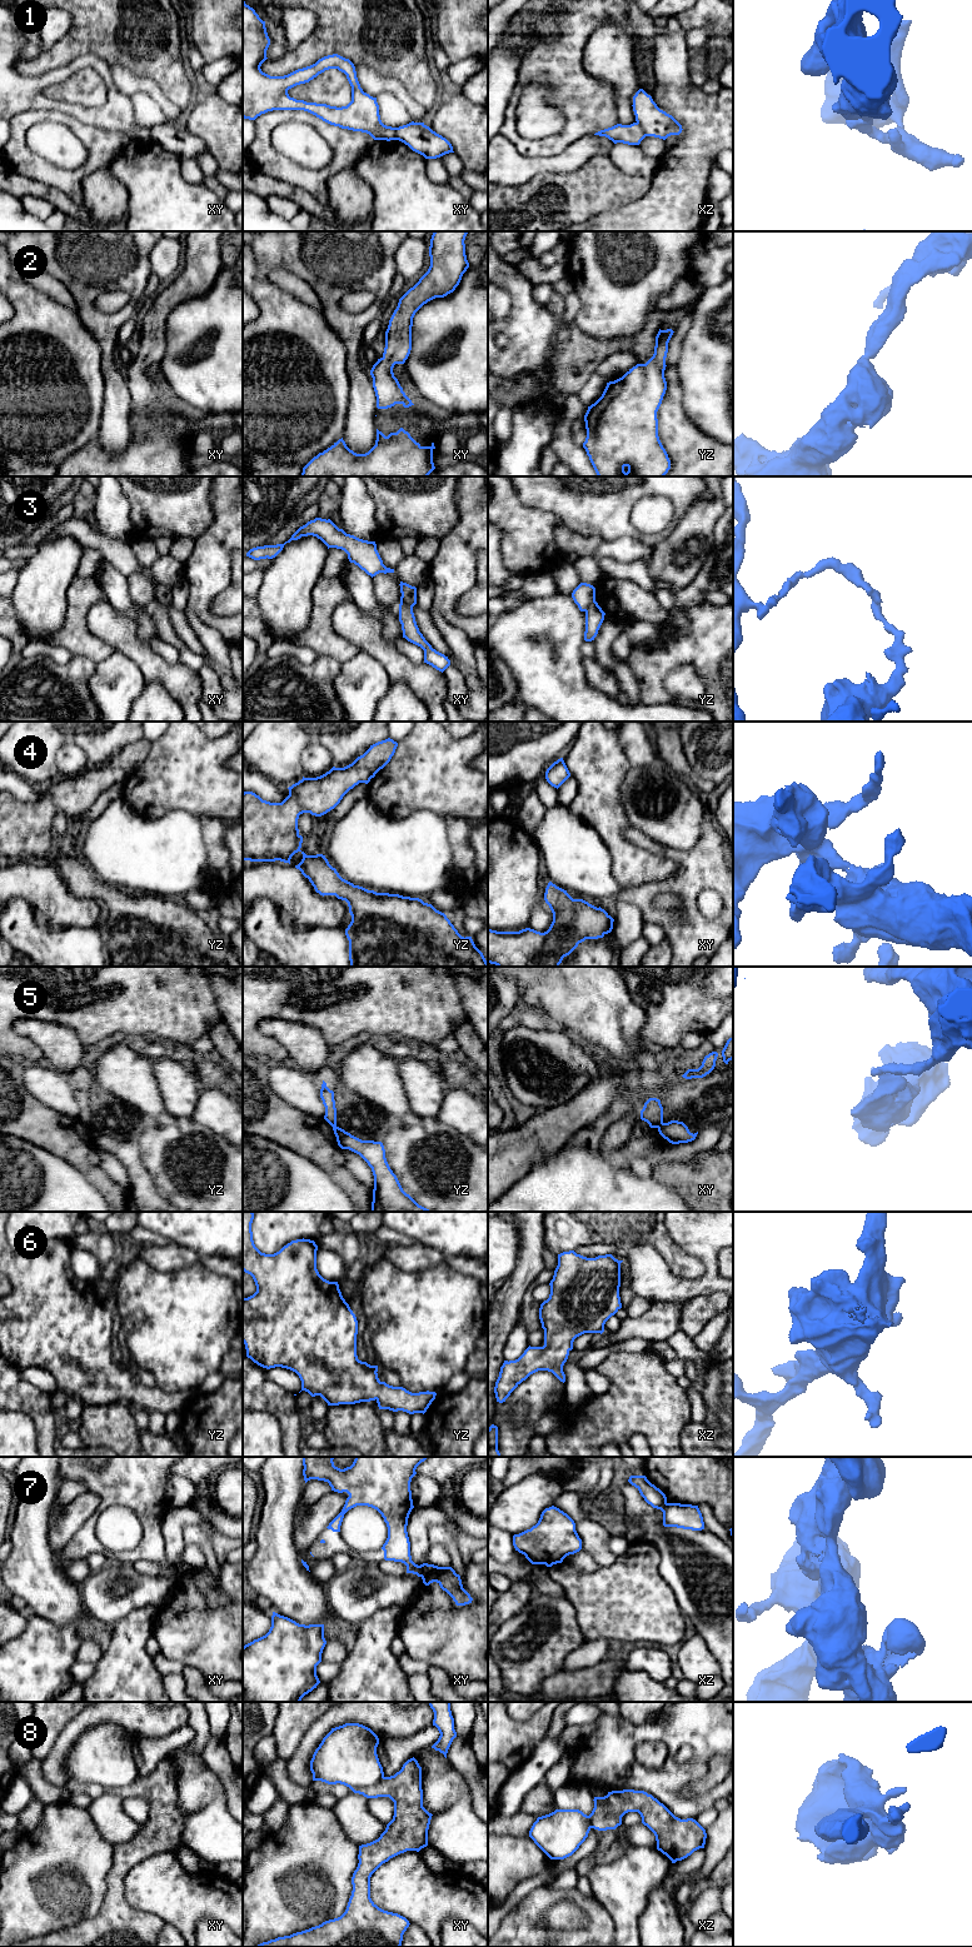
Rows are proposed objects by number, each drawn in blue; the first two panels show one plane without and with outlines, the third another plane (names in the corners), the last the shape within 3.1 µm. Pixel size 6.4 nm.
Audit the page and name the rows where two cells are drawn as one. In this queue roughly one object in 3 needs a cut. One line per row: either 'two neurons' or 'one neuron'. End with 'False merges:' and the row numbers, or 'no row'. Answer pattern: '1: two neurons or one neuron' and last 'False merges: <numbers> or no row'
1: two neurons
2: one neuron
3: two neurons
4: one neuron
5: two neurons
6: one neuron
7: two neurons
8: two neurons
False merges: 1, 3, 5, 7, 8

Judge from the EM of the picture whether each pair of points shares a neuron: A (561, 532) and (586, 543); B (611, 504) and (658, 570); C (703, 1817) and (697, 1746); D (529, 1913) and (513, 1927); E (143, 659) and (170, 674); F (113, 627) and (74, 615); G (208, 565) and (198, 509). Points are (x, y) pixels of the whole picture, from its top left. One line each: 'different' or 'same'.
A: same
B: different
C: different
D: same
E: same
F: different
G: different

